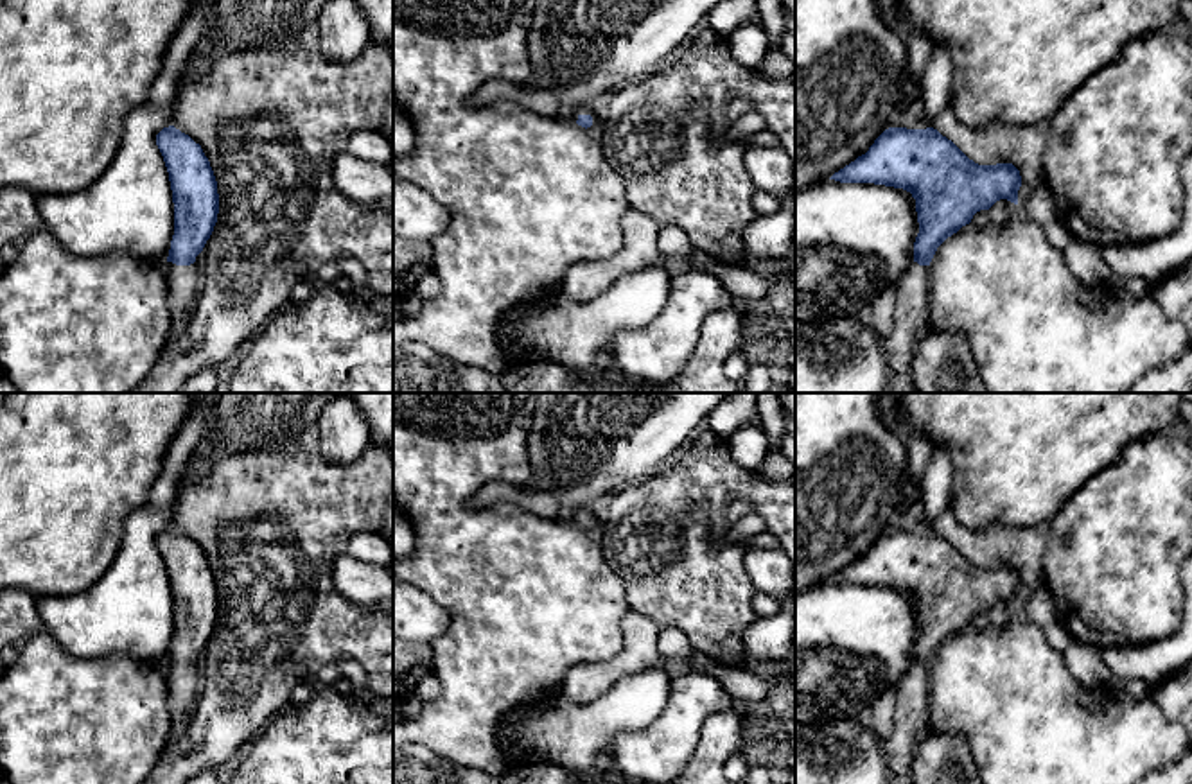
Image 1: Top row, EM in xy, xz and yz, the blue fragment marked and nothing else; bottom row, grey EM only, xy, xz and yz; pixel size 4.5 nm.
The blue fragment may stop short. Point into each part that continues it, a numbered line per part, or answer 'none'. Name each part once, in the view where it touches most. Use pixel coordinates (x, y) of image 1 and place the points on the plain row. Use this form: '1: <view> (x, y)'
1: xz (584, 512)

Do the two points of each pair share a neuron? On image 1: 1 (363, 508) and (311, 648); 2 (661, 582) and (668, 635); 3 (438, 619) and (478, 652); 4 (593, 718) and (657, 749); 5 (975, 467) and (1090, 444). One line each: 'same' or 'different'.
1: same
2: different
3: different
4: different
5: same

